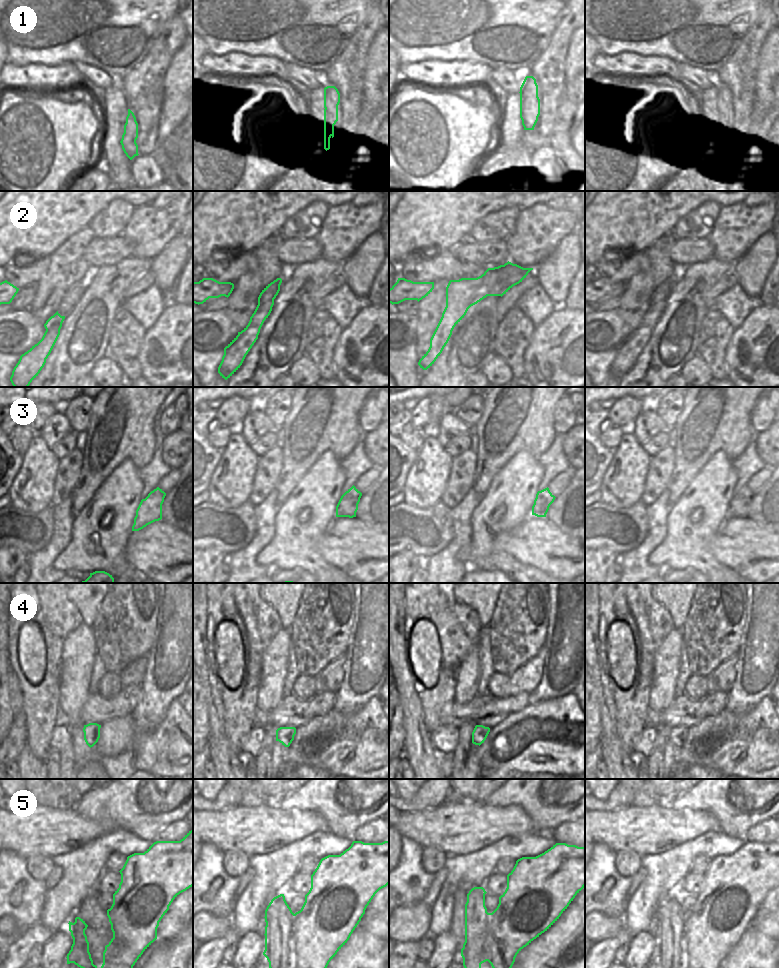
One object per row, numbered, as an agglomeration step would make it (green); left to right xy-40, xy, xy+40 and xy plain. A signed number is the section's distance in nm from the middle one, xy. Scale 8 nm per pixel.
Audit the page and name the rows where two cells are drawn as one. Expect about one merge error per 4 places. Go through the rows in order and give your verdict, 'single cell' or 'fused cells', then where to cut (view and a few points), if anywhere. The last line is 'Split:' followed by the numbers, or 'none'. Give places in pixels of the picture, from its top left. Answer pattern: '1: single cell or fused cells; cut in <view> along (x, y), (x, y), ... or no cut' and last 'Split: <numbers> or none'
1: single cell; no cut
2: single cell; no cut
3: fused cells; cut in xy+40 along (536, 496), (541, 496), (549, 506)
4: single cell; no cut
5: single cell; no cut
Split: 3

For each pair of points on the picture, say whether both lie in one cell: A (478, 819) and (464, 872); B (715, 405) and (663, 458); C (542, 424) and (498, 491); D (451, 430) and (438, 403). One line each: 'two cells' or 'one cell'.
A: two cells
B: two cells
C: two cells
D: two cells

